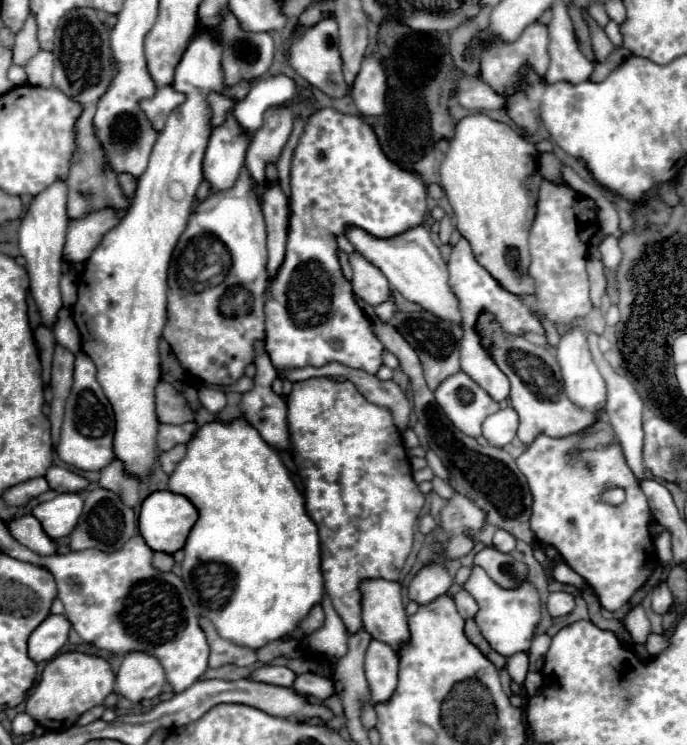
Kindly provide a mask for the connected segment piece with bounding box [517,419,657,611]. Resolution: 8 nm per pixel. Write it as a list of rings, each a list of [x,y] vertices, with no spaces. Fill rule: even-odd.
[[[599,419],[599,425],[603,425],[603,433],[591,433],[591,437],[587,437],[587,433],[583,433],[583,437],[563,437],[559,441],[547,435],[537,437],[533,445],[529,445],[527,451],[517,459],[517,465],[521,473],[527,477],[533,495],[531,529],[535,531],[537,541],[555,547],[563,561],[587,579],[589,587],[595,589],[605,609],[619,611],[653,573],[657,565],[657,553],[649,533],[651,511],[647,505],[647,497],[643,497],[643,491],[639,489],[635,475],[627,467],[621,445],[615,441],[611,425],[603,419]],[[607,487],[625,489],[625,501],[621,505],[603,503],[601,491]]]

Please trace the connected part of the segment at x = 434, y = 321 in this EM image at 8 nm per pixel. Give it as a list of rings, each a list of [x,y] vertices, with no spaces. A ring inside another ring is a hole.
[[[397,311],[391,319],[391,323],[397,327],[397,331],[405,337],[405,341],[417,349],[417,355],[421,359],[425,377],[427,377],[427,385],[431,391],[435,391],[441,381],[445,381],[447,377],[459,373],[459,349],[457,349],[457,341],[449,329],[449,323],[435,317],[429,311],[415,311],[415,313],[403,313]]]

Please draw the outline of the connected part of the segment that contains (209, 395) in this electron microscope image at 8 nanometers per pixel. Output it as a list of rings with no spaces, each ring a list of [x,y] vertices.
[[[199,389],[199,399],[201,399],[201,405],[209,413],[219,413],[227,403],[225,393],[217,391],[217,389]]]

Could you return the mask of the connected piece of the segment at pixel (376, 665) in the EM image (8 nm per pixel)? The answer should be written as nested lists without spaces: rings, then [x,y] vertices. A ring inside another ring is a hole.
[[[371,641],[365,655],[365,675],[369,683],[371,703],[387,703],[397,687],[399,657],[381,641]]]

